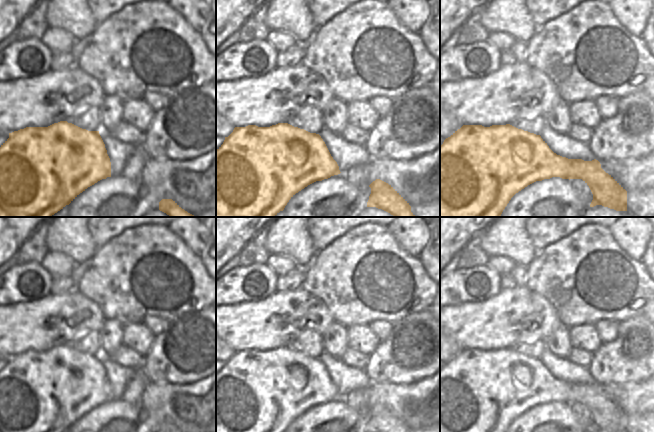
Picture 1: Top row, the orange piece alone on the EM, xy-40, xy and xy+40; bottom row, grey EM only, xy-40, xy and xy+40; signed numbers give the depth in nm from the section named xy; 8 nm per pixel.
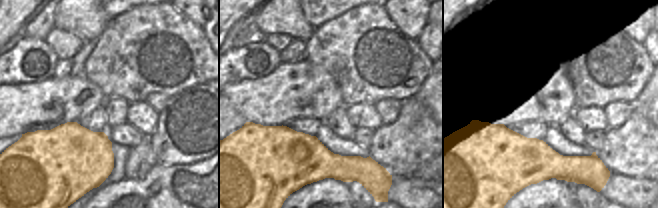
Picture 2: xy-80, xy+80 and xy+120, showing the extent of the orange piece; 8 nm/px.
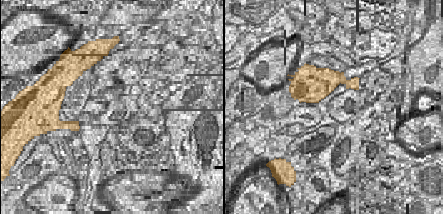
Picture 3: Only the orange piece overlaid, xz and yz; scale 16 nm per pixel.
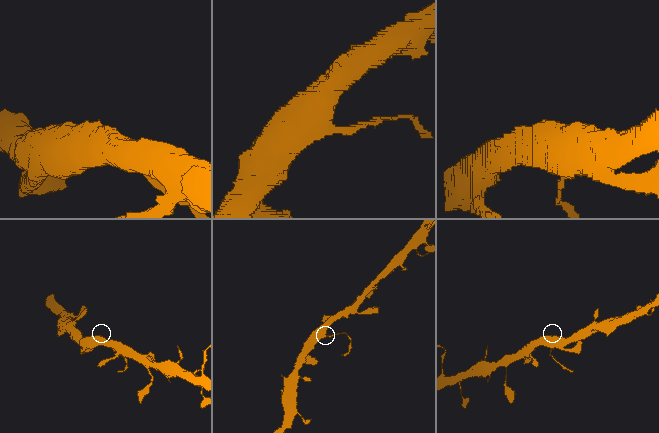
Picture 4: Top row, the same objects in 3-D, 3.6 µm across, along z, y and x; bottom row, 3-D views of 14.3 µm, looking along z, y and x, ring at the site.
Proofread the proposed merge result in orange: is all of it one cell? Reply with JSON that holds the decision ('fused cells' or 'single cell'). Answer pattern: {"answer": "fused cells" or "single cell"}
{"answer": "fused cells"}

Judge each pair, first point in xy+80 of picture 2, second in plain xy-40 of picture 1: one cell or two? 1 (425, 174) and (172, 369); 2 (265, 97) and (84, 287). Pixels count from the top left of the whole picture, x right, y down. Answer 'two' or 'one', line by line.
1: two
2: two

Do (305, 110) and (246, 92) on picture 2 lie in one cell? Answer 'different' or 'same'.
same

